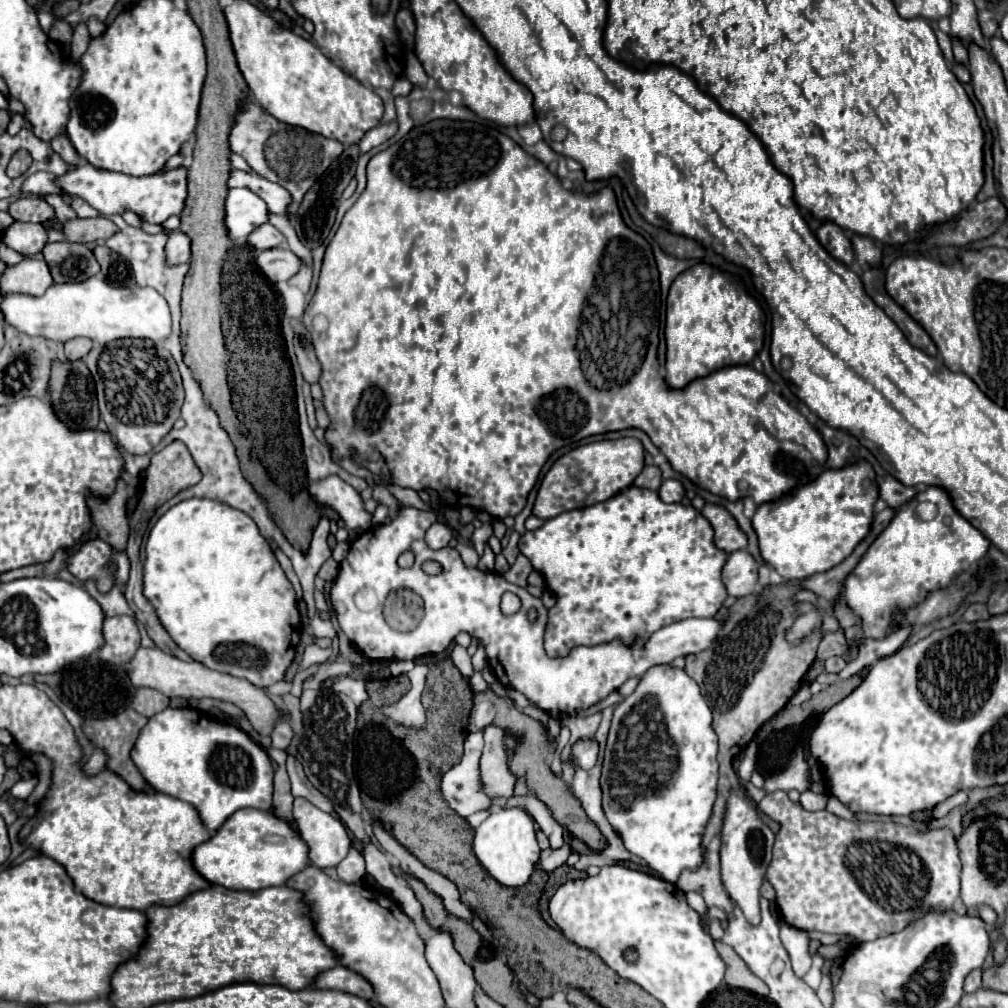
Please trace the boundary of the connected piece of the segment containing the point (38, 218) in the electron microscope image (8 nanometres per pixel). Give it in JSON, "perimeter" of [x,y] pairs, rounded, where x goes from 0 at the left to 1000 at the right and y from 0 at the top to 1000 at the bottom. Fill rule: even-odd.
{"perimeter":[[[18,196],[16,200],[10,202],[8,211],[14,218],[20,220],[38,220],[38,222],[46,222],[48,218],[58,220],[54,206],[44,196]]]}

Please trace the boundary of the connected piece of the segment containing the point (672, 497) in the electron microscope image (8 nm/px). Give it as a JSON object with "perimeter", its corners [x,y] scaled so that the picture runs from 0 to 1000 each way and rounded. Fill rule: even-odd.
{"perimeter":[[[659,476],[653,484],[653,492],[657,498],[675,498],[679,492],[679,484],[673,476]]]}

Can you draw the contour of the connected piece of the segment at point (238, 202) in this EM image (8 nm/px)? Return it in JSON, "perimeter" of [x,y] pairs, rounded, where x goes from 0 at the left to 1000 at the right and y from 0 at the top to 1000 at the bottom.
{"perimeter":[[[230,187],[224,194],[222,222],[228,238],[242,238],[256,222],[266,220],[266,206],[246,187]]]}

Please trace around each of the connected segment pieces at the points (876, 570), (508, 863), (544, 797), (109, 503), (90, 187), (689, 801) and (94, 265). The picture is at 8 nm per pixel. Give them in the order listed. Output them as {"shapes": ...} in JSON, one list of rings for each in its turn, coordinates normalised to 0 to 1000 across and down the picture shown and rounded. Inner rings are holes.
{"shapes":[[[[923,482],[893,504],[883,522],[867,536],[849,565],[839,573],[837,595],[851,611],[855,611],[859,633],[877,633],[883,629],[887,603],[907,601],[917,595],[921,587],[937,583],[950,569],[966,565],[978,552],[980,542],[980,534],[946,504],[942,490],[937,484]],[[913,498],[927,498],[931,502],[927,516],[919,518],[911,514],[909,502]]],[[[500,802],[486,806],[486,810],[470,823],[470,849],[476,859],[498,879],[516,881],[520,879],[528,865],[532,863],[532,855],[536,851],[536,841],[532,835],[532,825],[528,819],[528,812],[516,802]]],[[[482,685],[478,688],[470,688],[470,702],[468,702],[468,708],[466,708],[466,726],[478,724],[480,720],[486,720],[486,718],[502,724],[504,730],[514,734],[514,740],[510,742],[510,746],[504,752],[504,762],[506,762],[506,766],[512,772],[518,772],[518,770],[522,772],[522,780],[526,782],[526,786],[530,786],[534,790],[534,794],[538,794],[544,800],[548,812],[556,819],[563,821],[573,833],[581,835],[585,841],[591,841],[591,843],[599,841],[601,835],[599,835],[597,827],[593,825],[593,821],[589,821],[589,817],[585,817],[585,813],[581,813],[581,808],[577,806],[573,794],[569,794],[569,790],[562,782],[562,778],[556,772],[550,772],[546,762],[542,760],[542,750],[544,750],[544,738],[542,736],[544,736],[544,730],[542,730],[540,722],[536,720],[536,716],[532,716],[532,714],[524,712],[520,706],[512,704],[508,694],[496,692],[488,685]]],[[[117,474],[115,486],[103,494],[85,494],[91,522],[97,534],[107,538],[113,546],[123,546],[127,536],[127,514],[125,514],[125,478]]],[[[89,163],[73,165],[65,173],[56,177],[56,185],[63,188],[67,194],[77,194],[85,198],[89,204],[93,204],[103,214],[109,212],[123,212],[125,208],[131,208],[139,214],[139,218],[145,218],[149,222],[161,222],[167,214],[179,212],[185,198],[185,165],[177,165],[173,169],[165,169],[161,173],[151,175],[127,175],[107,169],[97,169]]],[[[645,663],[635,673],[629,688],[619,692],[609,704],[595,770],[597,802],[621,843],[635,849],[661,875],[671,875],[677,863],[688,865],[698,855],[696,829],[712,786],[710,748],[712,730],[706,724],[704,700],[696,692],[692,679],[677,663]]],[[[54,240],[46,242],[42,252],[54,280],[81,280],[99,270],[99,262],[83,242]]]]}

